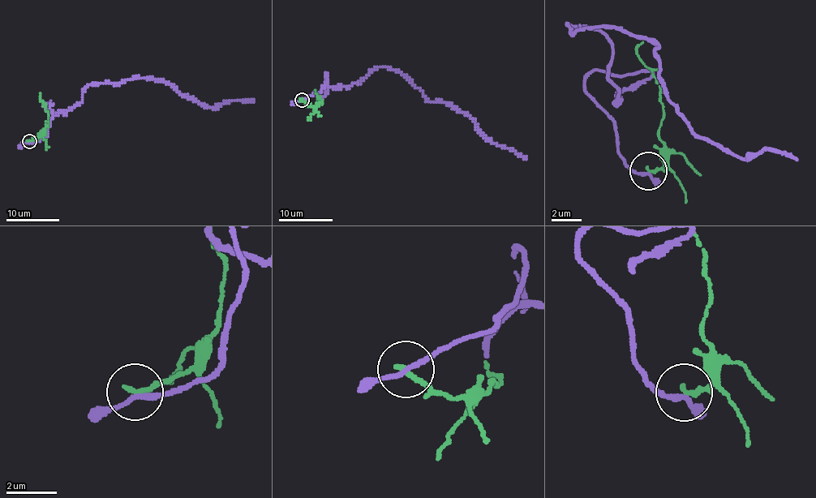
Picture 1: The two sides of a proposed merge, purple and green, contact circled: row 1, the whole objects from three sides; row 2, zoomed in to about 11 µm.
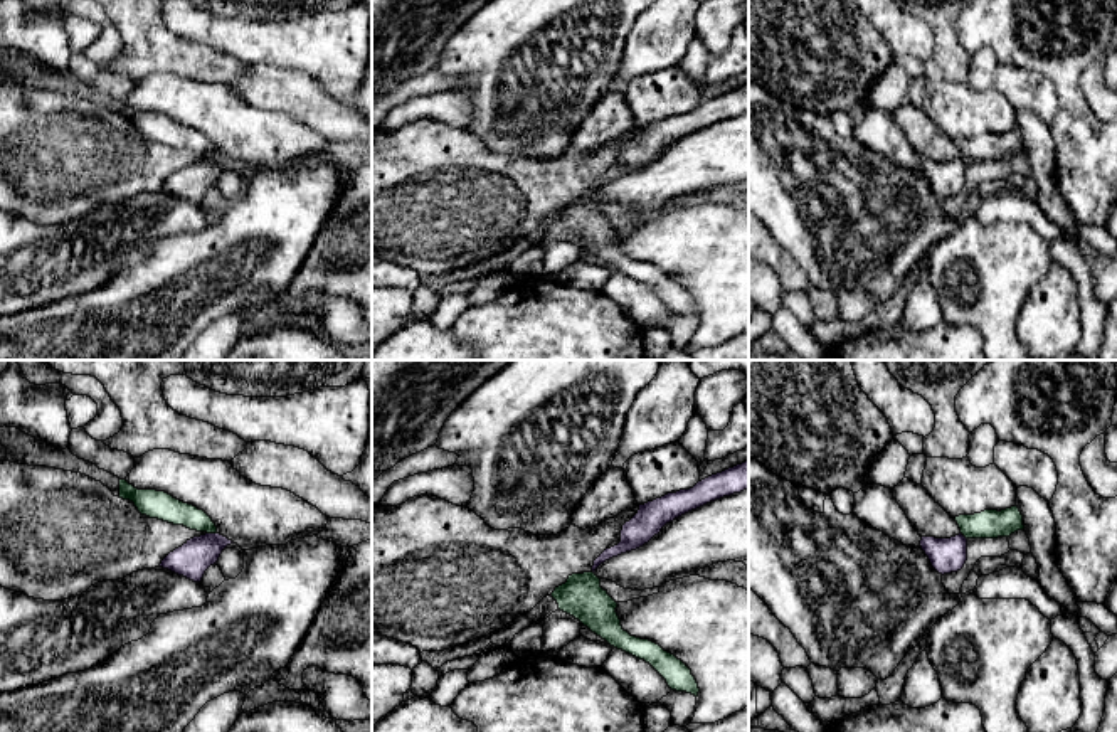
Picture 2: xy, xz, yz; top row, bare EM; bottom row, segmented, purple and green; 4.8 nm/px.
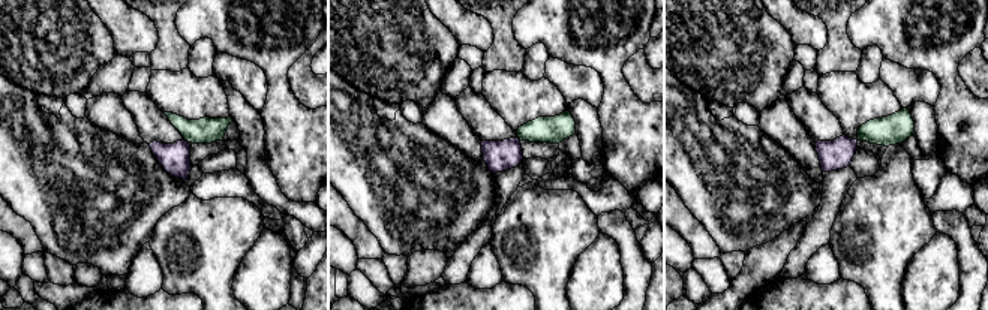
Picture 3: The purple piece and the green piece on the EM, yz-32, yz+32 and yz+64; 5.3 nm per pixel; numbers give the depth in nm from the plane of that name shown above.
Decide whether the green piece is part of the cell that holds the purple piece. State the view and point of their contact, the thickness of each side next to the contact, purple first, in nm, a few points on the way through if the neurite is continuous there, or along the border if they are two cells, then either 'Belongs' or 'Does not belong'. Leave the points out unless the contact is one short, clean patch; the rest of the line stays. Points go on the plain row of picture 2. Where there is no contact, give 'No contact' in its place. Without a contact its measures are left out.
Touches purple at xy (212, 157). Thickness 170 nm (purple) against 120 nm. Boundary: xy (207, 155), (216, 157). Does not belong

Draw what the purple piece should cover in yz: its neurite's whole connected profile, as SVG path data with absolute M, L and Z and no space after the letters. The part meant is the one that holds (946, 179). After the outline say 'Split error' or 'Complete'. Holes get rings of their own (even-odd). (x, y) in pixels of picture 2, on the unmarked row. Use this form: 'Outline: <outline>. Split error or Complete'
Outline: M962 156L950 162L922 160L920 170L942 199L961 194L967 183L967 162Z. Complete

